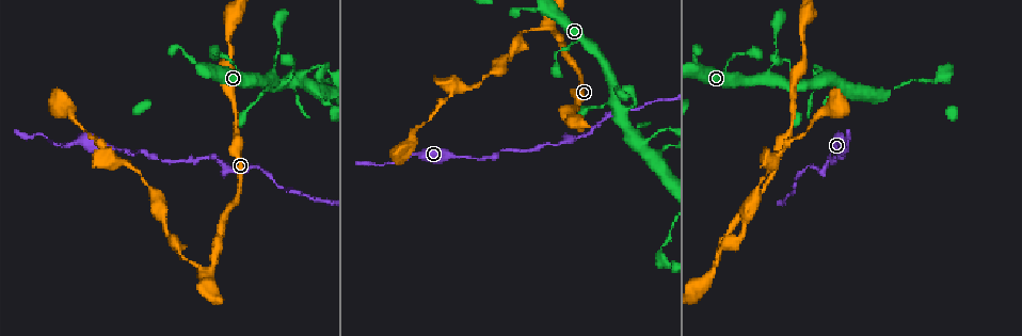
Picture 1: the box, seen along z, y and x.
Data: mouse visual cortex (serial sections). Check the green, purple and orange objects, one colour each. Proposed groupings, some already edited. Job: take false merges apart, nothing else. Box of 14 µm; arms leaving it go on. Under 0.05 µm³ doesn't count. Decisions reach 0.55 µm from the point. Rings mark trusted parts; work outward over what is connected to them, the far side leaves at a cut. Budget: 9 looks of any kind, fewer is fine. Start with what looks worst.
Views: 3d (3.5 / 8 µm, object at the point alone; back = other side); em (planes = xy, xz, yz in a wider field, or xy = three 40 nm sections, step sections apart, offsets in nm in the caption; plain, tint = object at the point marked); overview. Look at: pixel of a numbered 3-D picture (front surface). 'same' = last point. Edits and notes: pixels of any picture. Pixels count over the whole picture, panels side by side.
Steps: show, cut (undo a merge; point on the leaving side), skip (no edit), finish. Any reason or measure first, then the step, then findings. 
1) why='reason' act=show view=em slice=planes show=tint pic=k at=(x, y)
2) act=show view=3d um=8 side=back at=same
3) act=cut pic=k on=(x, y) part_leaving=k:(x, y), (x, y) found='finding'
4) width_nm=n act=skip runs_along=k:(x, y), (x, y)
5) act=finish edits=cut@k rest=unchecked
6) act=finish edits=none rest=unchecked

why='thin neck' act=show view=3d um=3.5 side=back pic=1 at=(526, 31)

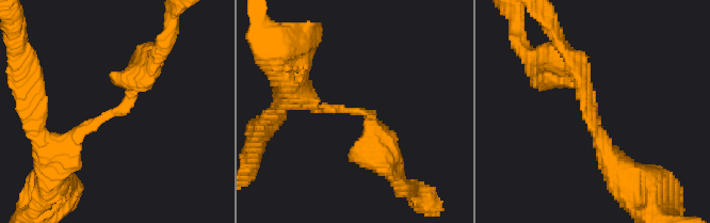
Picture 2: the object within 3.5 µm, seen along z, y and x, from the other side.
arm_widths_nm=250,300 act=show view=em slice=planes show=plain pic=2 at=(596, 109)

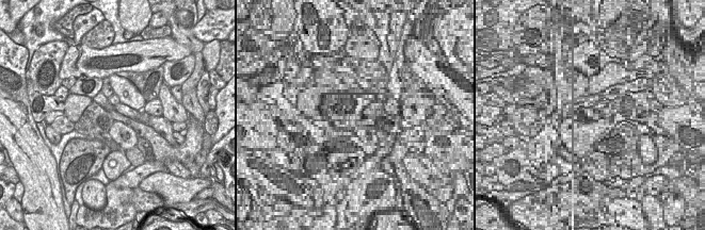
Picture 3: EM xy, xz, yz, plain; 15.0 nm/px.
why='with the object marked' act=show view=em slice=planes show=tint at=same

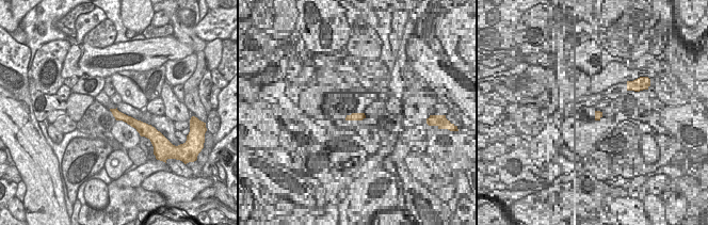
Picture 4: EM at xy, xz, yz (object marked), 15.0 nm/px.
act=skip found='one cell here'

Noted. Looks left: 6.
why='branch point' act=show view=3d um=3.5 pic=1 at=(459, 88)

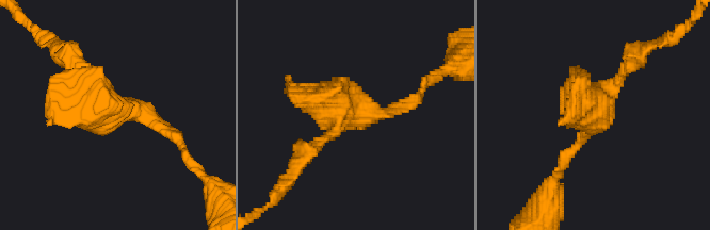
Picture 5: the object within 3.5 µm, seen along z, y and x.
act=show view=em slice=xy step=1 show=tint pic=5 at=(360, 107)

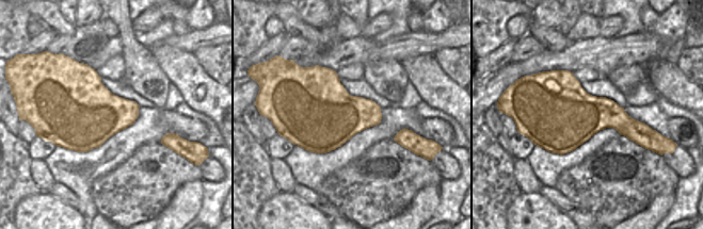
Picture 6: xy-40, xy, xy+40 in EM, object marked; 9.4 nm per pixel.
act=skip runs_along=5:(162, 129), (103, 109), (67, 56) found='all the same cell'

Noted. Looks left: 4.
why='abrupt turn' act=show view=3d um=3.5 pic=1 at=(739, 53)

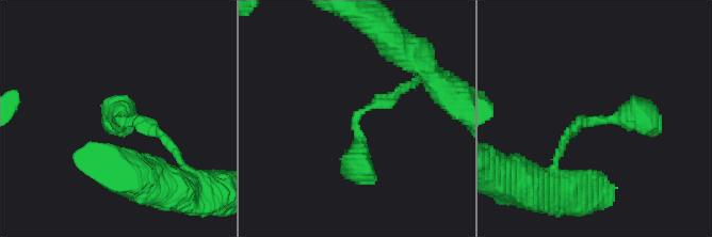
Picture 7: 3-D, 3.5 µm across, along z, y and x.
arm_widths_nm=150,350 why='now the EM' act=show view=em slice=xy step=3 show=tint pic=7 at=(594, 119)

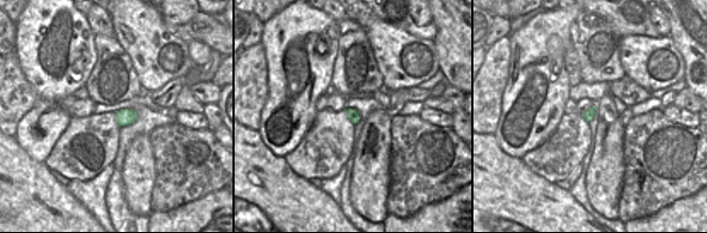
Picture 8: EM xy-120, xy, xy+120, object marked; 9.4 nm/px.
width_nm=110 act=skip runs_along=7:(413, 82), (357, 115), (367, 178) found='all the same cell'

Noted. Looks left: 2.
why='calibre changes' act=show view=3d um=3.5 pic=1 at=(120, 151)

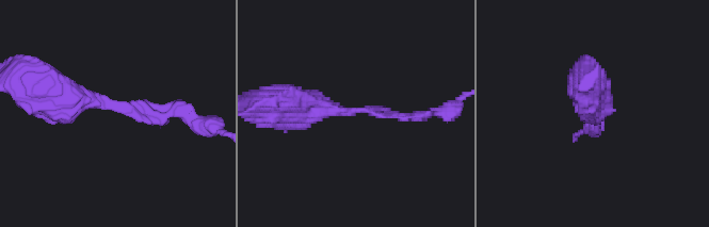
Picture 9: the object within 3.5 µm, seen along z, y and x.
arm_widths_nm=100,500 act=show view=em slice=planes show=tint pic=9 at=(352, 111)

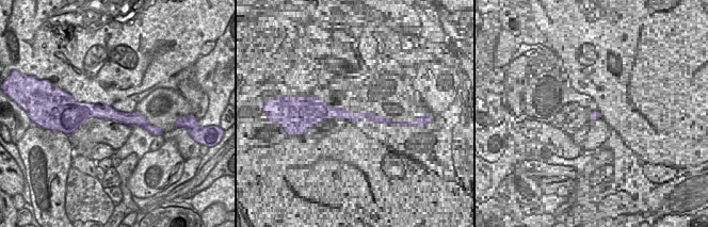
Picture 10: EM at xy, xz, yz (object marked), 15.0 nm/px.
width_nm=220 act=skip runs_along=9:(42, 92), (61, 101), (182, 114) found='continuous, no second cell'

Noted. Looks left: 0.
act=finish edits=none rest=unchecked

